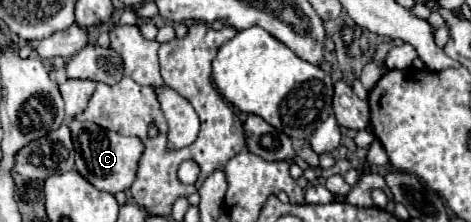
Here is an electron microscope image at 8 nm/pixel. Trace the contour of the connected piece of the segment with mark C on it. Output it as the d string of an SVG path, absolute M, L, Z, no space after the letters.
M70 120L70 132L72 132L72 142L76 150L76 170L98 190L116 194L120 190L128 190L136 178L136 166L138 158L144 150L142 142L138 138L128 138L118 132L110 132L94 122L84 122L84 120Z

